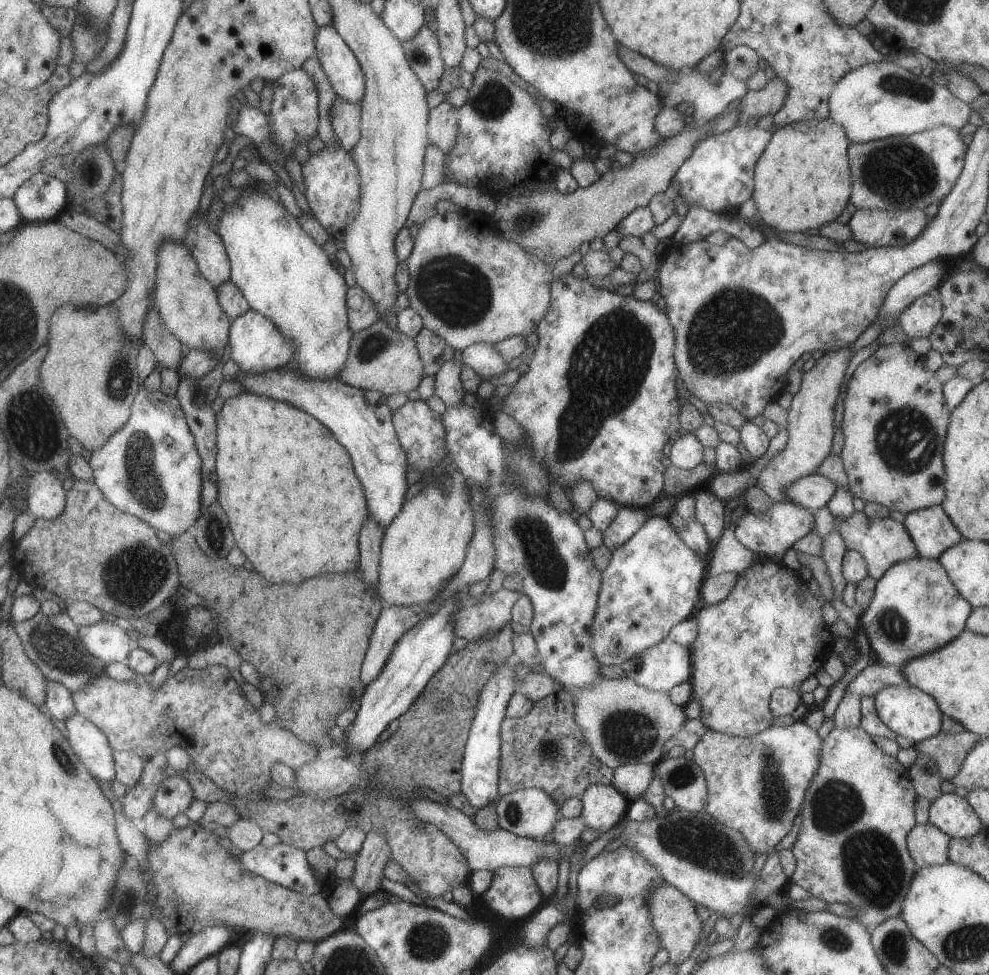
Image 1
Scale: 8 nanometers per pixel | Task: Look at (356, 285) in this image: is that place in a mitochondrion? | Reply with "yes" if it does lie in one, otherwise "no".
no

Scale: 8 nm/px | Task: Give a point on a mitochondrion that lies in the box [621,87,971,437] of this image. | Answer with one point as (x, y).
(719, 340)

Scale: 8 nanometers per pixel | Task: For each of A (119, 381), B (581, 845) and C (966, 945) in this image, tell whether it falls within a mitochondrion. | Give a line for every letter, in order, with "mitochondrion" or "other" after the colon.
A: mitochondrion
B: other
C: mitochondrion

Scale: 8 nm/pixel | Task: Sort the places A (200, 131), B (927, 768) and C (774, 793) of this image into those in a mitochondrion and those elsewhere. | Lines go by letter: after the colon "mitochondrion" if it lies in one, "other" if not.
A: other
B: mitochondrion
C: mitochondrion

